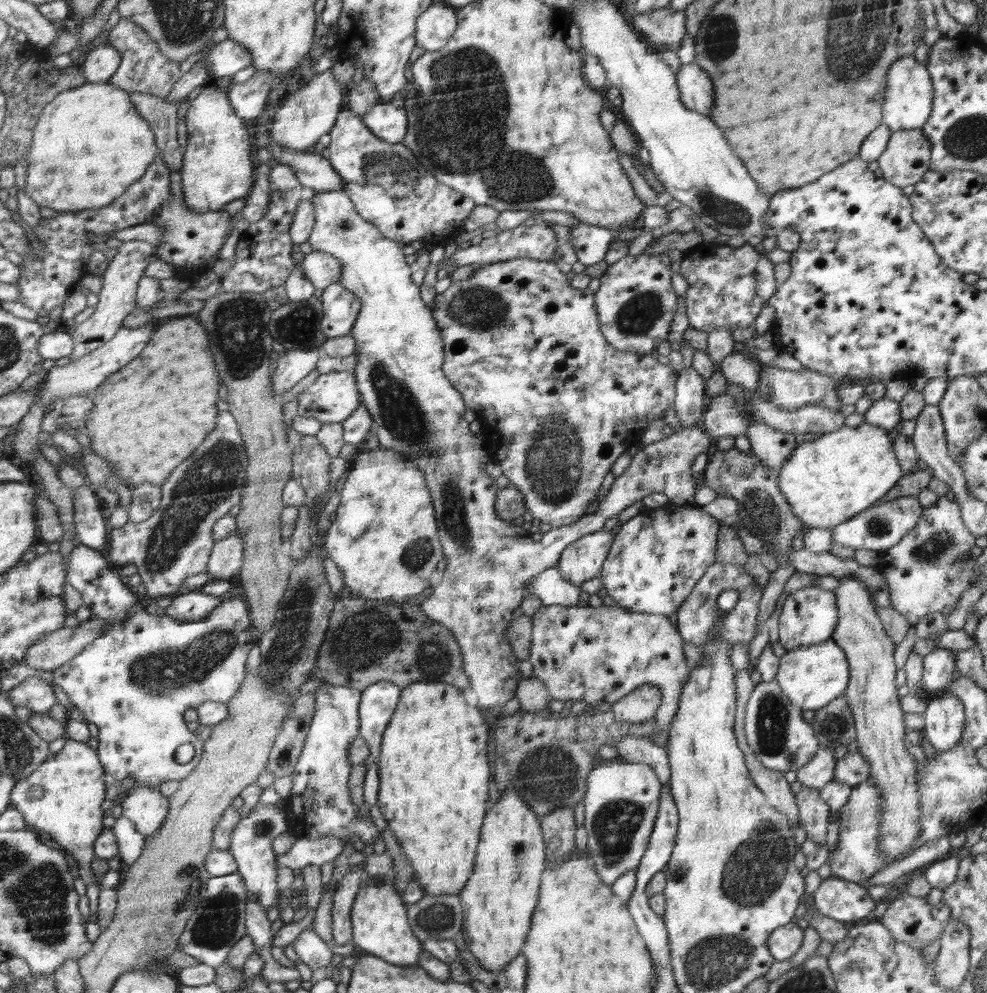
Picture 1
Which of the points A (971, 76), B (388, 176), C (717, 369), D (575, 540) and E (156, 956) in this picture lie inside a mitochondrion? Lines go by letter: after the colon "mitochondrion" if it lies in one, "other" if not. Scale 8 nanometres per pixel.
A: other
B: mitochondrion
C: other
D: other
E: mitochondrion

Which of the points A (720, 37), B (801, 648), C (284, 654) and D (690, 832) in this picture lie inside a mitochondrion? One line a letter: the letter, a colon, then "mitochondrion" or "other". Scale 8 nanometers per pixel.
A: mitochondrion
B: other
C: mitochondrion
D: other

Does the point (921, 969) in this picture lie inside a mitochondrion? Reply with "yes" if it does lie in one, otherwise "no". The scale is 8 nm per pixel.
yes

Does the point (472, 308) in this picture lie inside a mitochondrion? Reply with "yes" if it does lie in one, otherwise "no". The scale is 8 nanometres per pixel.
yes

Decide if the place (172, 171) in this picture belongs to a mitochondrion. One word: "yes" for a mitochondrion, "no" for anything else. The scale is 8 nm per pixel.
no

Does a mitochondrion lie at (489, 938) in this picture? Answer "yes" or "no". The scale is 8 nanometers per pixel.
no

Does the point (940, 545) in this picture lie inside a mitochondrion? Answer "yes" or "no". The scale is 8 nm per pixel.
yes

